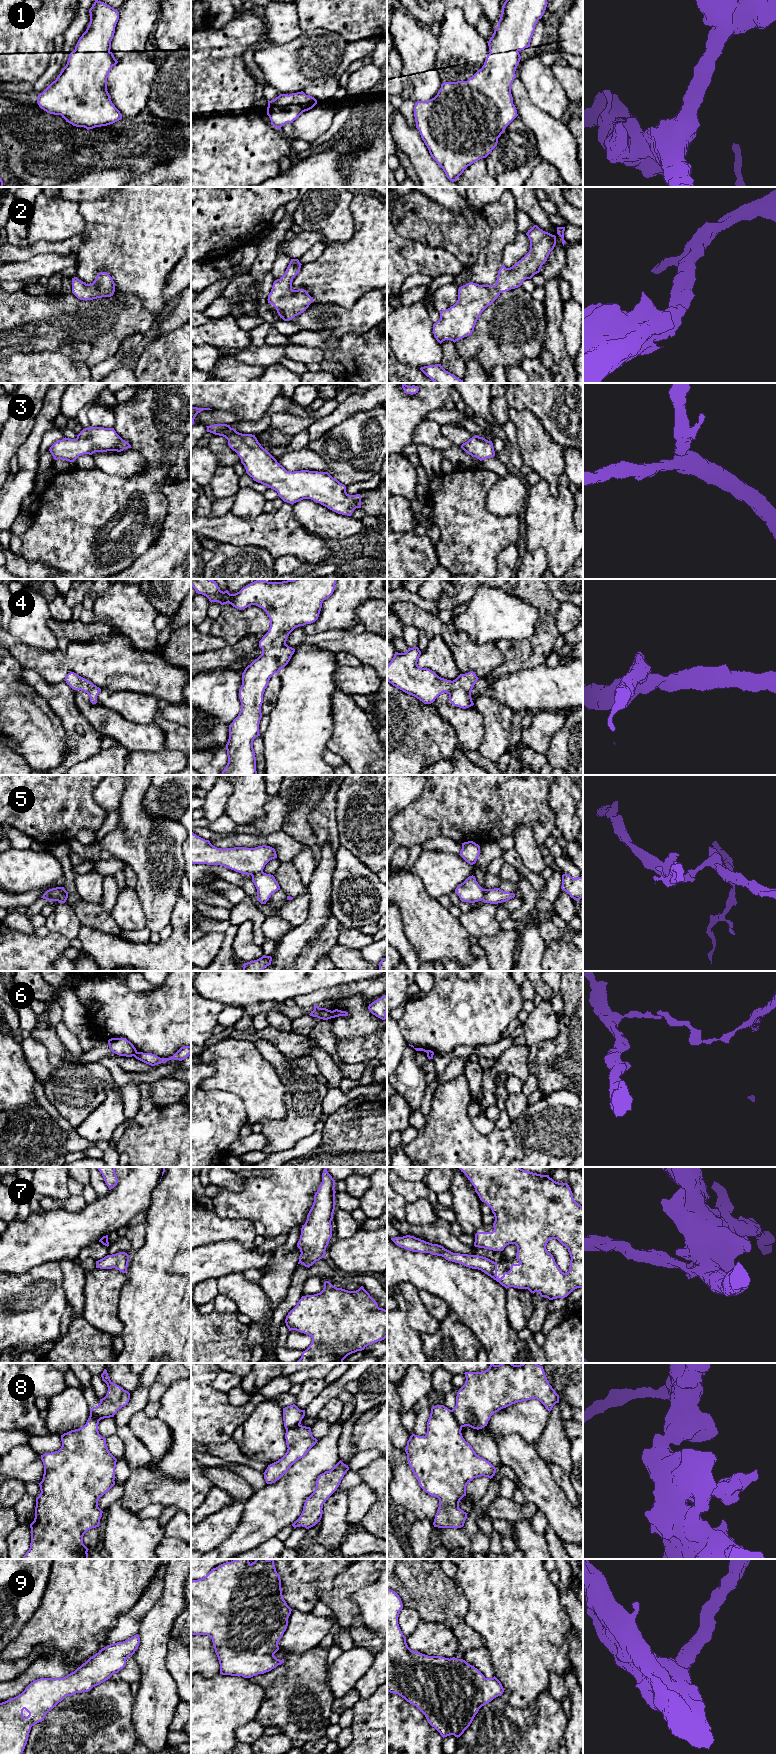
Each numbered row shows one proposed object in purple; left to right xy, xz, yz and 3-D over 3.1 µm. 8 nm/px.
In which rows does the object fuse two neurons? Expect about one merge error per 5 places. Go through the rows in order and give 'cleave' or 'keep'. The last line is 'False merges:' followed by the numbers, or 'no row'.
1: keep
2: keep
3: keep
4: keep
5: cleave
6: cleave
7: keep
8: cleave
9: keep
False merges: 5, 6, 8

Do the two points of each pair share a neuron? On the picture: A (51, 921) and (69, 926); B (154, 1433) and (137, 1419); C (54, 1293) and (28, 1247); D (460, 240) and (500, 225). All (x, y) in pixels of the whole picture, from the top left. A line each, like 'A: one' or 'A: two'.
A: one
B: one
C: two
D: two

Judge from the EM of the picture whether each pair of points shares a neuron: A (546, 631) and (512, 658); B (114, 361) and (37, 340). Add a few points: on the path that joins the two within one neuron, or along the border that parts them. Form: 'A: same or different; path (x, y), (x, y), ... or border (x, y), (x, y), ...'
A: same; path (538, 639), (520, 655)
B: different; border (122, 341), (119, 349), (113, 355), (90, 368)

